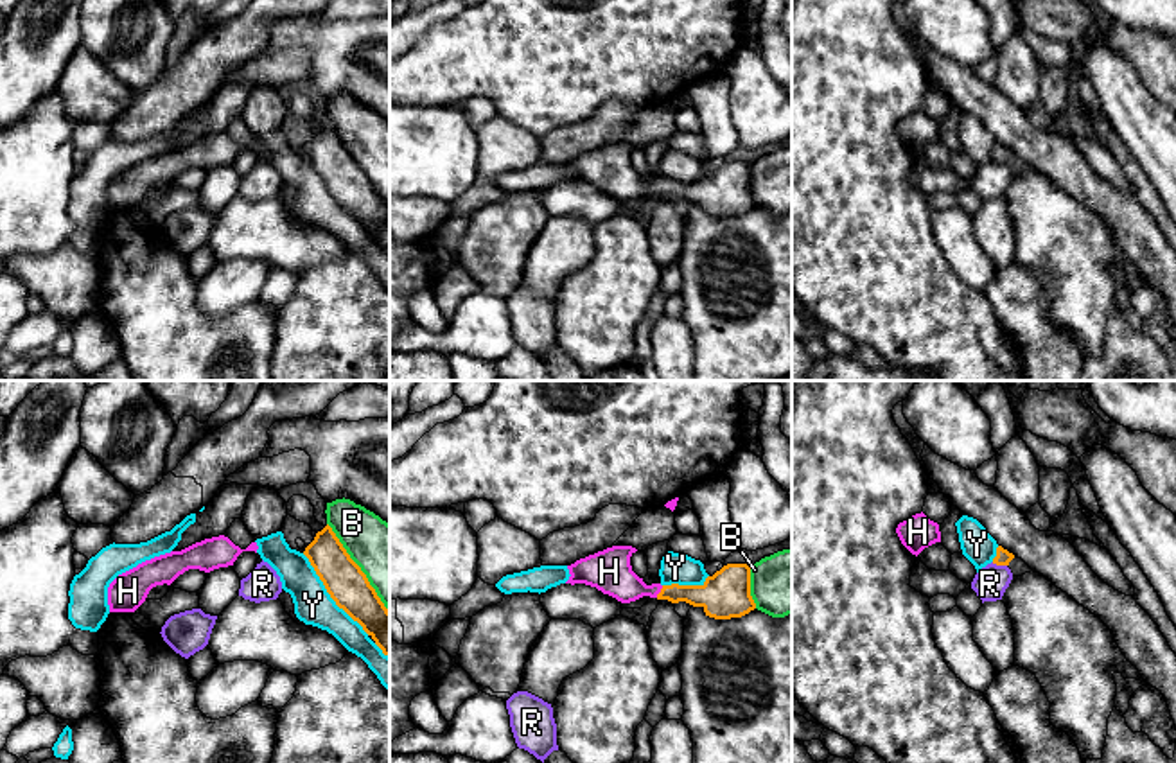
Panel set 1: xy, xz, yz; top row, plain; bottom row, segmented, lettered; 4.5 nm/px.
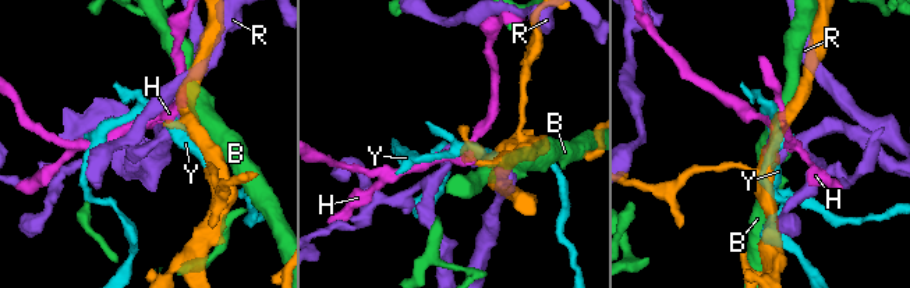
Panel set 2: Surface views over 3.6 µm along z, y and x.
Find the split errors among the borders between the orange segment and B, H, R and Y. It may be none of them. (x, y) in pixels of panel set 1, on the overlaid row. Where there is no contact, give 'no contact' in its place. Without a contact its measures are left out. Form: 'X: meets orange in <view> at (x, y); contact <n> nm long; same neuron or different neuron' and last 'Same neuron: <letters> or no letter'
B: meets orange in xy at (359, 568); contact 500 nm long; different neuron
H: meets orange in xz at (661, 591); contact 70 nm long; same neuron
R: meets orange in yz at (999, 564); contact 70 nm long; different neuron
Y: meets orange in xy at (329, 593); contact 480 nm long; different neuron
Same neuron: H

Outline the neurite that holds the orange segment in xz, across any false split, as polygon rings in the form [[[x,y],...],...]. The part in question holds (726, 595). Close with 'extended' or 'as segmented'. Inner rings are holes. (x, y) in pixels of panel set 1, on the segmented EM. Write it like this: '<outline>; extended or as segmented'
[[[612,546],[567,566],[569,580],[566,583],[585,583],[621,603],[636,601],[643,596],[668,600],[671,603],[686,601],[702,607],[706,616],[715,619],[742,618],[756,609],[750,596],[750,566],[727,564],[702,585],[646,585],[630,566],[630,557],[637,549],[632,546]]]; extended

